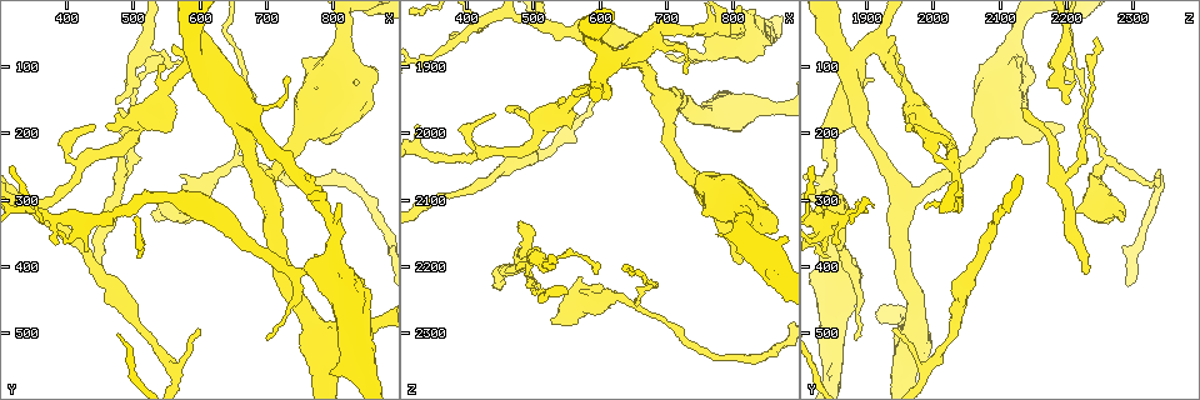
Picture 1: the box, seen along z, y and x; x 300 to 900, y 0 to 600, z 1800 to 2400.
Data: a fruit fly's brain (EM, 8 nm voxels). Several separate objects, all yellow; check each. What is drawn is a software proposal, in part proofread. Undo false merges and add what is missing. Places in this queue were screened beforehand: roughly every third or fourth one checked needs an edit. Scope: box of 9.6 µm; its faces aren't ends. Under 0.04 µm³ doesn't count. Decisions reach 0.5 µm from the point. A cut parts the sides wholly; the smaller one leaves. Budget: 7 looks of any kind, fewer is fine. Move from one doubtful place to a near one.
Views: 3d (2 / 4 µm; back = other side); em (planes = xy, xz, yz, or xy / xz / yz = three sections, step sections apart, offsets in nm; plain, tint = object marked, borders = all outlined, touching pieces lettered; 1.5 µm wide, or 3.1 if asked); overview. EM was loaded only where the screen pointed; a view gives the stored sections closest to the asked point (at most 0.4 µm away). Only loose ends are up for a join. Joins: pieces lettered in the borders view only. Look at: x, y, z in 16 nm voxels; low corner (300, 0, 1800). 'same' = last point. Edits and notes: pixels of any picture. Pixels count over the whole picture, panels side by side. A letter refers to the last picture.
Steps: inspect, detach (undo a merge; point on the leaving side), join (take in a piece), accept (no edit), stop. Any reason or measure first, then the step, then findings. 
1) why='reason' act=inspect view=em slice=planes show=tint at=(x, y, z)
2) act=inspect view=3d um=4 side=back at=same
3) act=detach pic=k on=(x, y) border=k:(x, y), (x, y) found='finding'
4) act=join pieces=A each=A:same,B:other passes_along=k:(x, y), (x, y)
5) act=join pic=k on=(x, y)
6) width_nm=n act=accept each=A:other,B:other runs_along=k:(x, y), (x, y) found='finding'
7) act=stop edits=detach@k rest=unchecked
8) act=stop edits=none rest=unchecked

why='a narrow waist' act=inspect view=em slice=planes show=tint at=(345, 315, 1890)

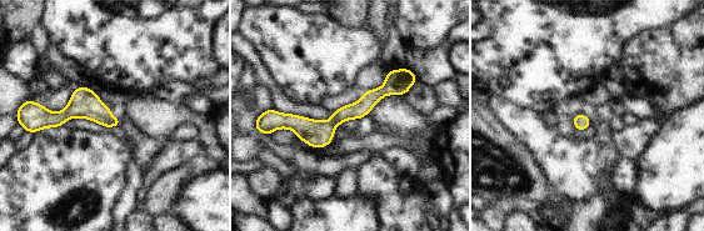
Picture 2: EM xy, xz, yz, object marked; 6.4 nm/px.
why='what lies round it' act=inspect view=em slice=planes show=borders at=same

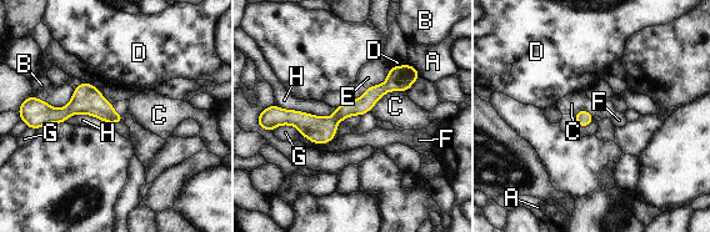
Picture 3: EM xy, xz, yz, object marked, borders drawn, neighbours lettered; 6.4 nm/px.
act=accept each=A:other,B:other,C:other,D:other,E:other,F:other,G:other,H:other runs_along=3:(414, 72), (330, 124), (278, 121) found='continuous, no second neuron'

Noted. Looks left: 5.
why='calibre changes' act=inspect view=em slice=yz step=8 show=plain at=(455, 420, 2050)

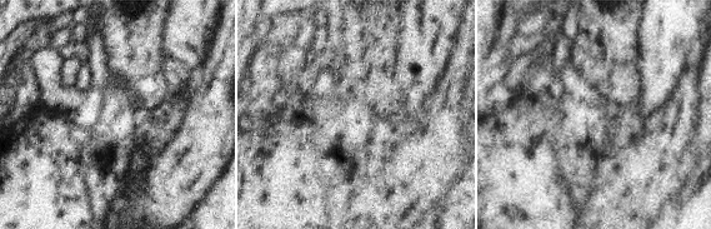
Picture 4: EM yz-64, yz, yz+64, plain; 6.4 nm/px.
why='where the object lies' act=inspect view=em slice=yz step=8 show=tint at=same

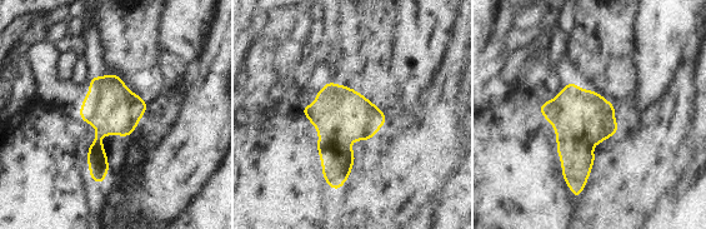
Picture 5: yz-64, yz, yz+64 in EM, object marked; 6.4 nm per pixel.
act=inspect view=em slice=yz step=8 show=borders at=same

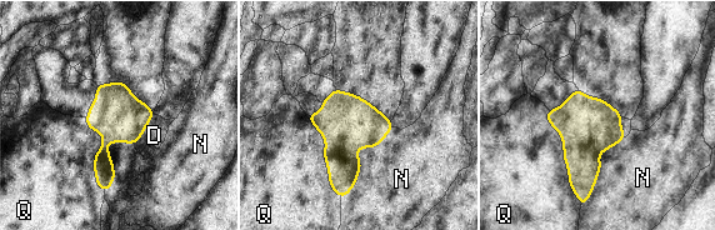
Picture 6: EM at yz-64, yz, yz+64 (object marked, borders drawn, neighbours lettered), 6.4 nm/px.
longest_contact=N:500nm act=accept each=D:other,N:other,Q:other border=6:(84, 118), (104, 193) found='all the same neuron'

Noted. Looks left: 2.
why='tapers out' act=inspect view=3d um=2 at=(600, 495, 1940)

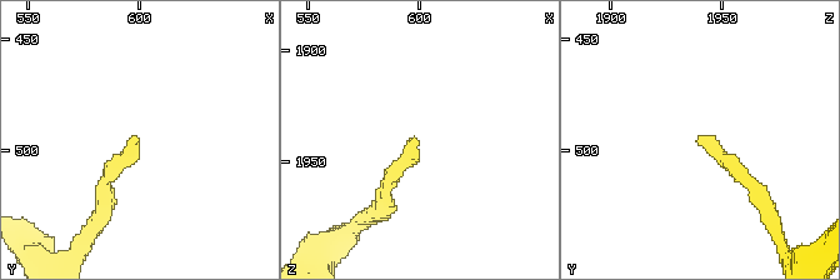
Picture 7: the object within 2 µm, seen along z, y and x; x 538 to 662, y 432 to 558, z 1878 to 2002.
act=inspect view=em slice=planes show=borders at=(599, 494, 1940)

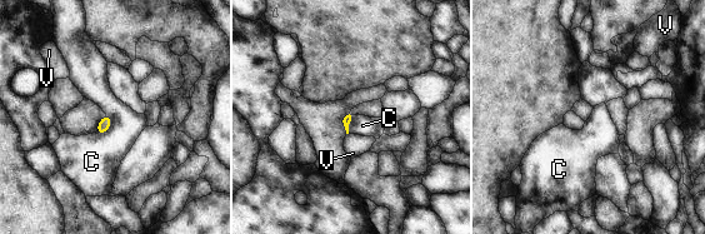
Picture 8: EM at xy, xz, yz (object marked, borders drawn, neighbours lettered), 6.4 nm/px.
act=accept each=C:other,V:other found='none of them fits'

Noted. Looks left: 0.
act=stop edits=none rest=unchecked

